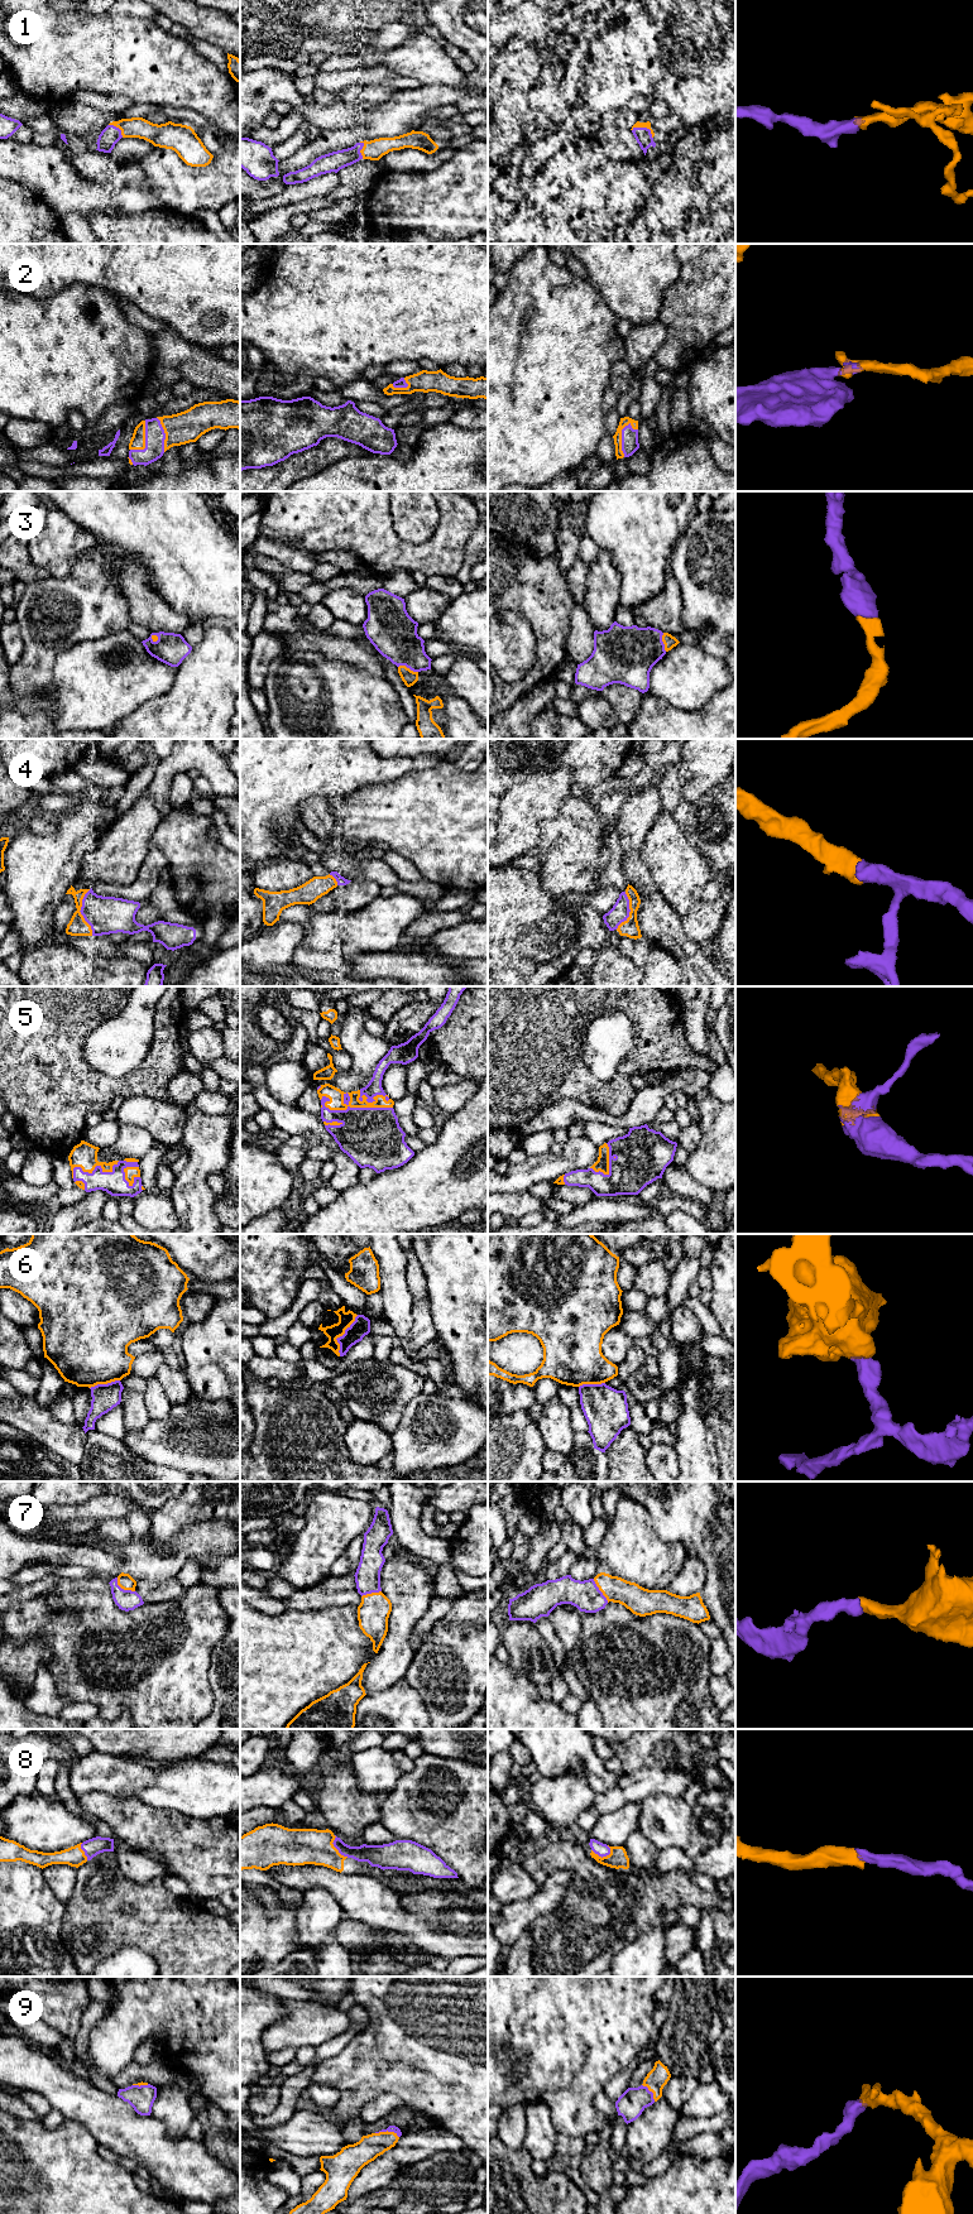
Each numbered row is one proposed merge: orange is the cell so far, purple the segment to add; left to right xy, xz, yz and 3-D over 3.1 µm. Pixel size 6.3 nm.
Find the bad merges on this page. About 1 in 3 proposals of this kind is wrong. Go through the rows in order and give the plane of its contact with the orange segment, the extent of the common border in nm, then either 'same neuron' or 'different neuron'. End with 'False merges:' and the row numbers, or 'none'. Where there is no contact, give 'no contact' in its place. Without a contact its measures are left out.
1: contact in yz; length 150 nm; same neuron
2: contact in yz; length 220 nm; same neuron
3: contact in xz; length 130 nm; same neuron
4: contact in xy; length 300 nm; same neuron
5: contact in xz; length 460 nm; same neuron
6: contact in xz; length 300 nm; different neuron
7: contact in xy; length 150 nm; same neuron
8: contact in yz; length 130 nm; same neuron
9: contact in xz; length 160 nm; same neuron
False merges: 6

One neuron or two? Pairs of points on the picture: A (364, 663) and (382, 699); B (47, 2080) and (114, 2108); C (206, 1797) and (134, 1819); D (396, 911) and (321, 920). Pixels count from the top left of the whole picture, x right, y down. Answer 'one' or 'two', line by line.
A: two
B: one
C: two
D: one

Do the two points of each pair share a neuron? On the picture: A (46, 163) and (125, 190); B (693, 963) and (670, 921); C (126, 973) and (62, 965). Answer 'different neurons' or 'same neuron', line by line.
A: same neuron
B: same neuron
C: same neuron

